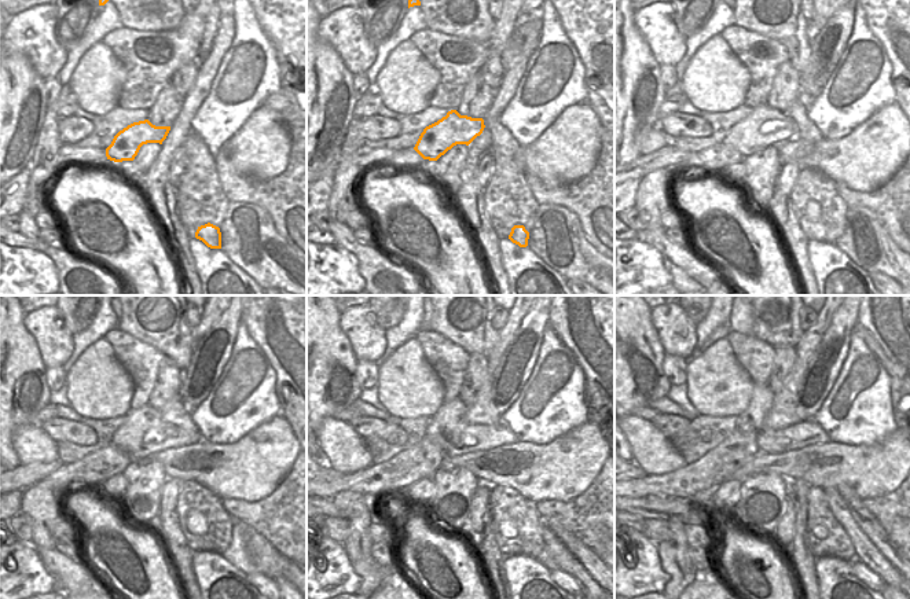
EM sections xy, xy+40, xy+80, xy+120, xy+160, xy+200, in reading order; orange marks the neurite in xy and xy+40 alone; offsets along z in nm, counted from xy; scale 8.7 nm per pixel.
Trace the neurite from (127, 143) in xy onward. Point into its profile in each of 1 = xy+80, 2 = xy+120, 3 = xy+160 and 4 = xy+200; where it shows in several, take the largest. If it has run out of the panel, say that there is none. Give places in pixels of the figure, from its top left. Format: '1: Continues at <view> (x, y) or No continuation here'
1: Continues at xy+80 (764, 125)
2: Continues at xy+120 (143, 434)
3: Continues at xy+160 (447, 429)
4: Continues at xy+200 (797, 436).

